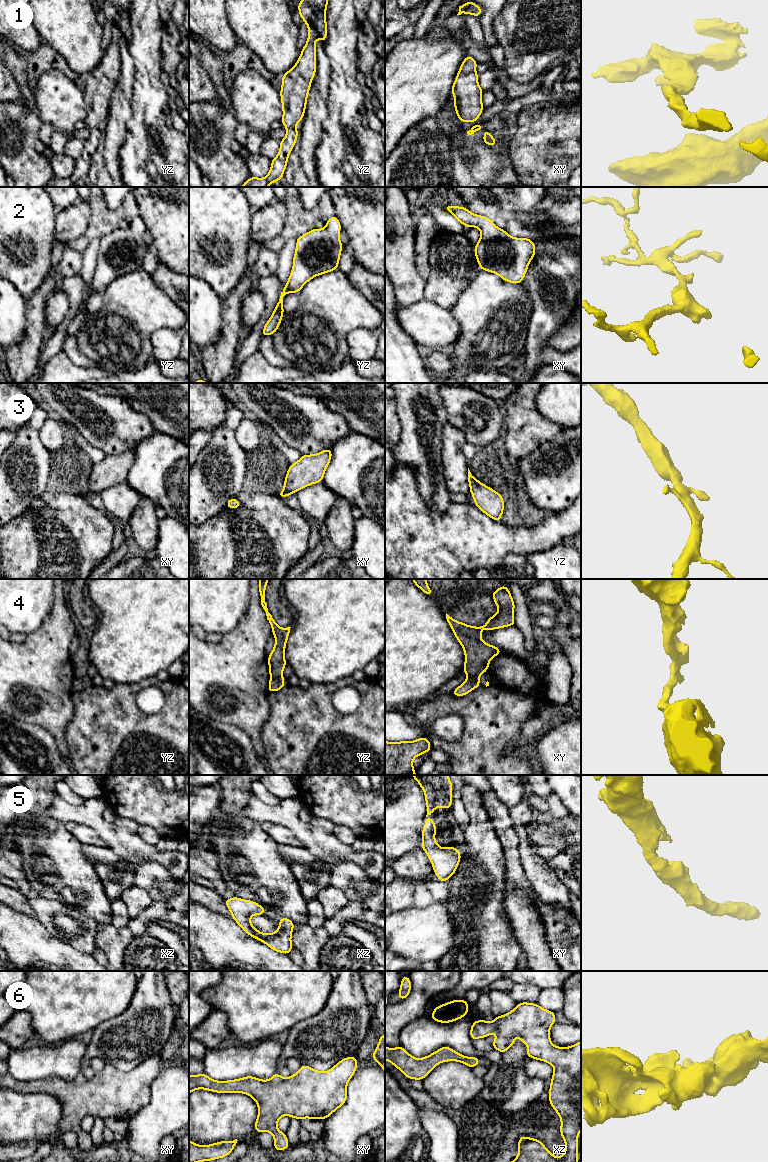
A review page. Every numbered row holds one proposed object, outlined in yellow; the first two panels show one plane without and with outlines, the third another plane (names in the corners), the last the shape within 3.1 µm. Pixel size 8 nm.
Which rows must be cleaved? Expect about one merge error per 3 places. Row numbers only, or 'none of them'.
4

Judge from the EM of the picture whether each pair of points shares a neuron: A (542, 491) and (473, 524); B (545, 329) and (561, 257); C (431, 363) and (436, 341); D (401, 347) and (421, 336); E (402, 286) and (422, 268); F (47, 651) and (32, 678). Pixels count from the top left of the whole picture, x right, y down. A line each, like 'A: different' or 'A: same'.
A: different
B: same
C: different
D: different
E: different
F: same

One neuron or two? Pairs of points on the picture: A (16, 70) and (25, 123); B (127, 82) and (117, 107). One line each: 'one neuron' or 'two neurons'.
A: two neurons
B: one neuron

